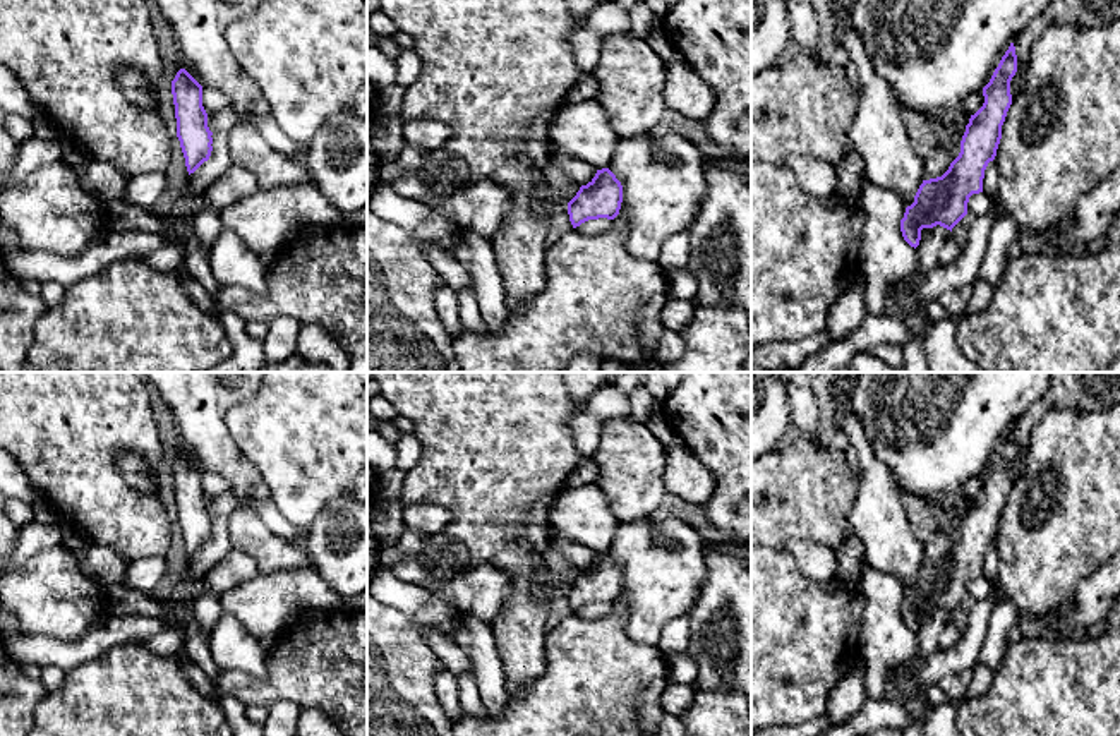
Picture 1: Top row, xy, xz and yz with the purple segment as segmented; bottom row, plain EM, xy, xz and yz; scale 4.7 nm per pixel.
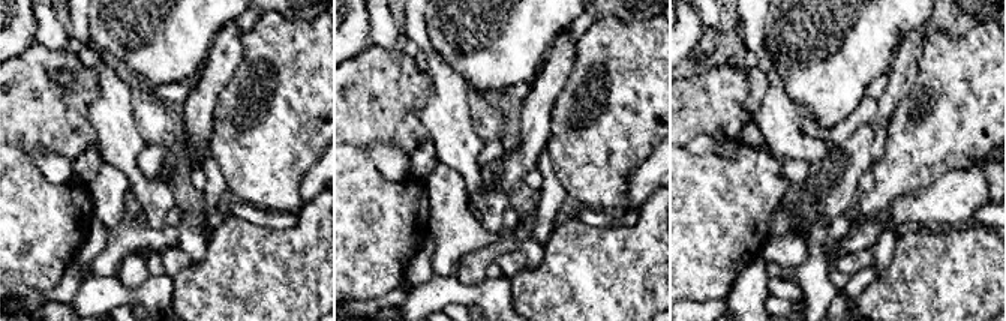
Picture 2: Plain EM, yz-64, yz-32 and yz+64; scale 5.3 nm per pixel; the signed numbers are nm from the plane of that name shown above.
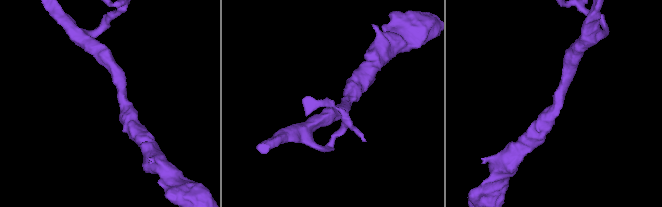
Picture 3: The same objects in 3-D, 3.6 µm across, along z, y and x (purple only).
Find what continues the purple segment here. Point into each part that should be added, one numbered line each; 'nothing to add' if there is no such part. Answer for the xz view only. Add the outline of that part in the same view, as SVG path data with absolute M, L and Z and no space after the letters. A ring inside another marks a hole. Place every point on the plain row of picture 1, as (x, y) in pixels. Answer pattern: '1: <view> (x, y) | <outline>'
nothing to add

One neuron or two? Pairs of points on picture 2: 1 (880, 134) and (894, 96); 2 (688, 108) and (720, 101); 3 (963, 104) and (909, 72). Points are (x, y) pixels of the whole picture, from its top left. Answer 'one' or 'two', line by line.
1: one
2: one
3: two

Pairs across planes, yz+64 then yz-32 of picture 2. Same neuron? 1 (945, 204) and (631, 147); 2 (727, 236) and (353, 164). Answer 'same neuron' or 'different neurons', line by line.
1: different neurons
2: same neuron

